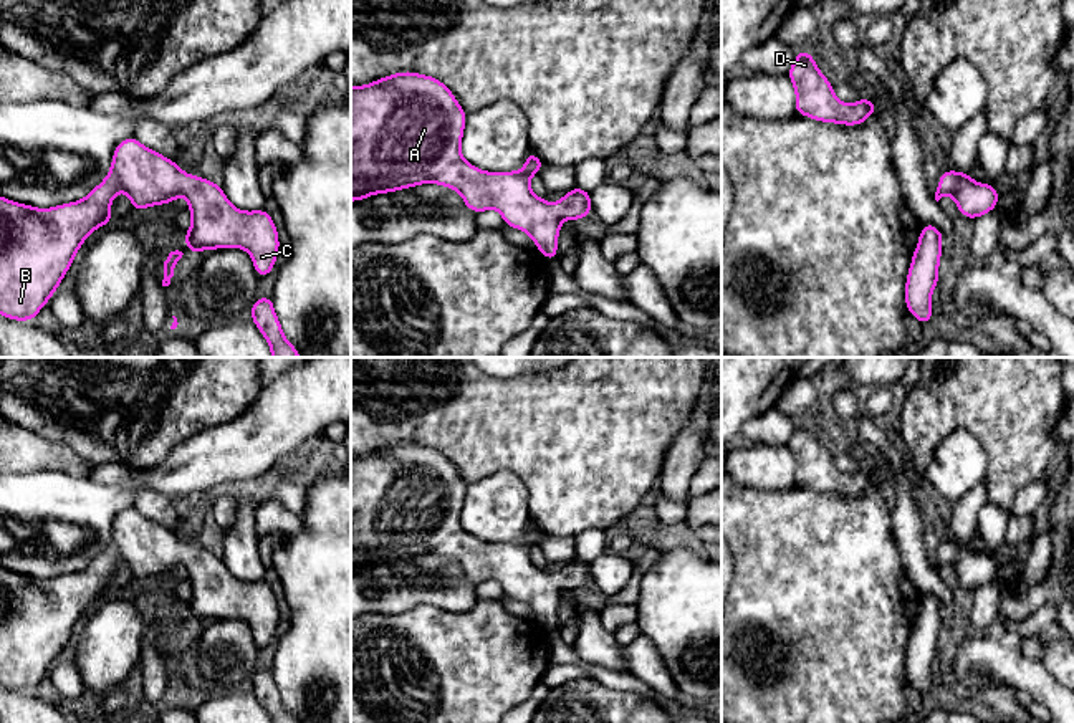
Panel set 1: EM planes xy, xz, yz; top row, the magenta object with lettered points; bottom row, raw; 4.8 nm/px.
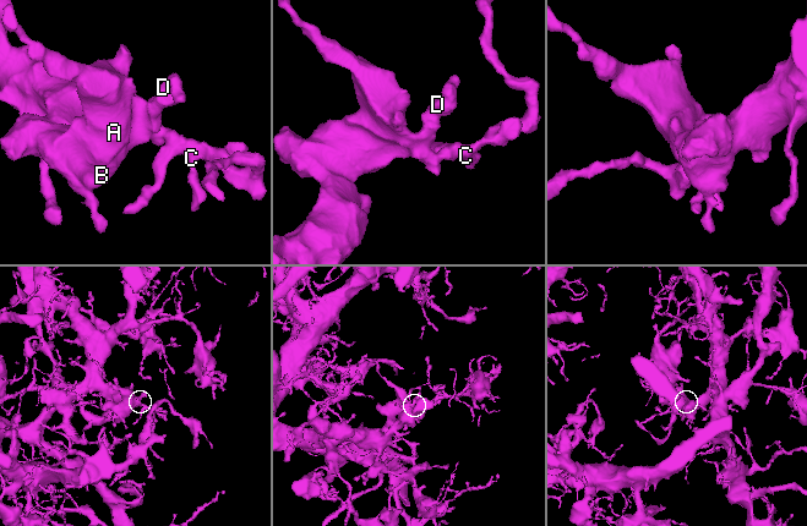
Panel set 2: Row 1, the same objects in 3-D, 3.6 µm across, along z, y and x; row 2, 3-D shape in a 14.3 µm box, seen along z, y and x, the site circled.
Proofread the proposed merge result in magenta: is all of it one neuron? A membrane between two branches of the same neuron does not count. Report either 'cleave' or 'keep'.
keep

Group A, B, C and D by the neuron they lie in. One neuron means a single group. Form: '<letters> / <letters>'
A B C D

